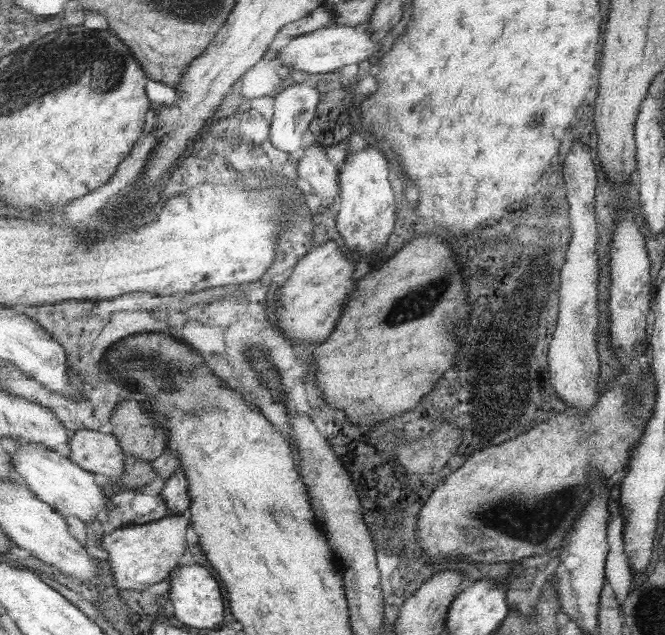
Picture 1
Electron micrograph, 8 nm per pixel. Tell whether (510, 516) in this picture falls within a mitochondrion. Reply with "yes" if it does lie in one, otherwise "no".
yes

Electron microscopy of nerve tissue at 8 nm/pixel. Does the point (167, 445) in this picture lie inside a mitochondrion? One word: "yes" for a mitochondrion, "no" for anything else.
no

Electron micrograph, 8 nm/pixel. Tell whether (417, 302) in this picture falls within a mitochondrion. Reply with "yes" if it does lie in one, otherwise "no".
yes

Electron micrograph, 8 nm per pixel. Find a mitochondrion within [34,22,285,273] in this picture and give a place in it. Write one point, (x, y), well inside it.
(112, 64)

